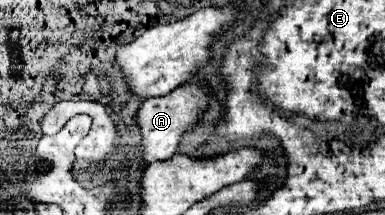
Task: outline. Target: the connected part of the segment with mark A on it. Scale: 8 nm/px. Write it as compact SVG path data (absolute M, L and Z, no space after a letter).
M184 84L176 90L172 90L168 96L144 100L138 106L136 116L134 116L136 124L140 126L140 134L142 134L142 142L138 146L142 164L152 164L156 160L172 158L176 154L176 148L178 148L182 134L190 132L196 126L198 118L202 116L202 112L208 106L208 100L210 100L208 90L198 84Z

